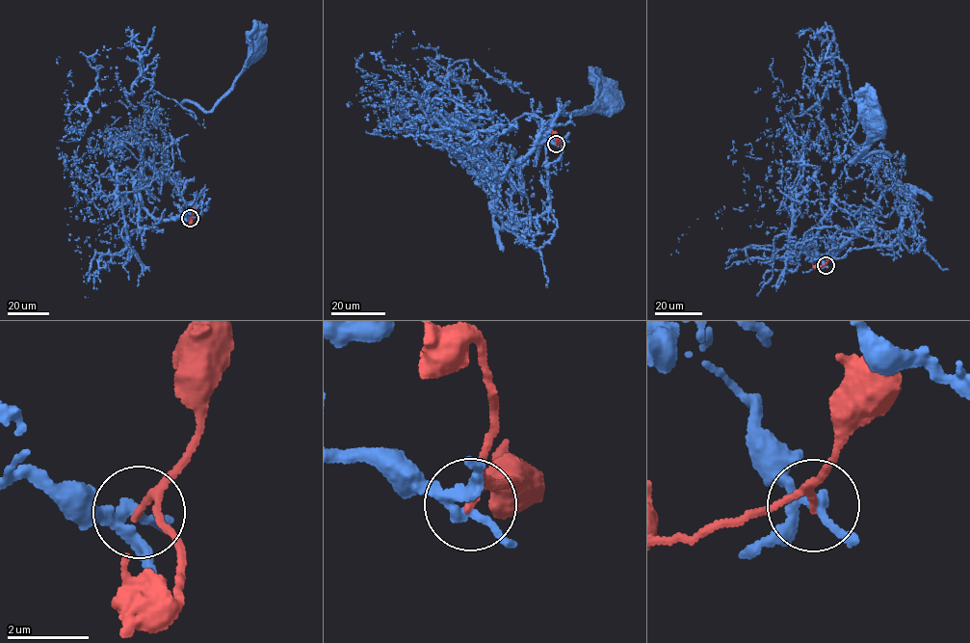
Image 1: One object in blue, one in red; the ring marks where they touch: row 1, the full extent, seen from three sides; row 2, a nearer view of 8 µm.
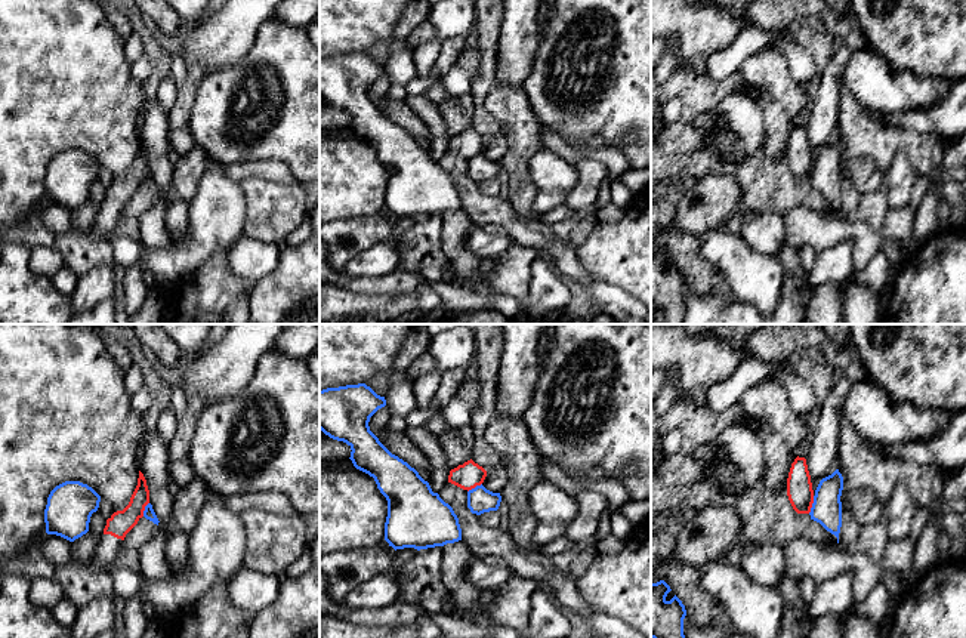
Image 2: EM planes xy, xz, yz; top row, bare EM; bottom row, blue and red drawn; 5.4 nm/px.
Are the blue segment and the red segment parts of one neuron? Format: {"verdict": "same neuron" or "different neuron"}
{"verdict": "different neuron"}

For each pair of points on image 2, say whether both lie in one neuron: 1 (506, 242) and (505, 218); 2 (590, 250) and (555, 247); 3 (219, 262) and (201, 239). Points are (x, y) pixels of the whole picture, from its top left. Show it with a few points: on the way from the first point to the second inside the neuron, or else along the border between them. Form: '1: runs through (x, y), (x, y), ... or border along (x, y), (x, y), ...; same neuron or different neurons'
1: border along (508, 234), (515, 242); different neurons
2: border along (576, 250), (582, 268), (595, 280); different neurons
3: border along (227, 247), (218, 247), (187, 276); different neurons

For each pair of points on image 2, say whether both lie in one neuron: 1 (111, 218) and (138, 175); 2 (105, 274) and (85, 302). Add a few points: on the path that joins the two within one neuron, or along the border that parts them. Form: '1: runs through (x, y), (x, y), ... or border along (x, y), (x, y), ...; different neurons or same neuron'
1: runs through (111, 207), (116, 197), (127, 185); same neuron
2: runs through (99, 281), (86, 295); same neuron

